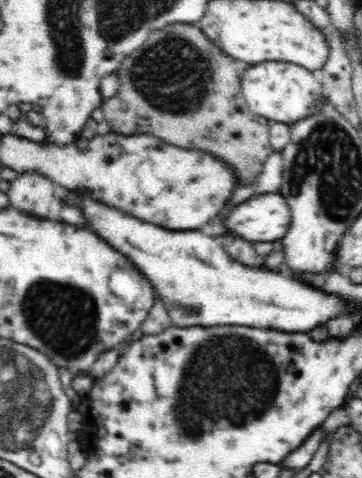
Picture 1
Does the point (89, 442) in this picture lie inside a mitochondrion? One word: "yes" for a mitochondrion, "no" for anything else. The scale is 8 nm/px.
no

